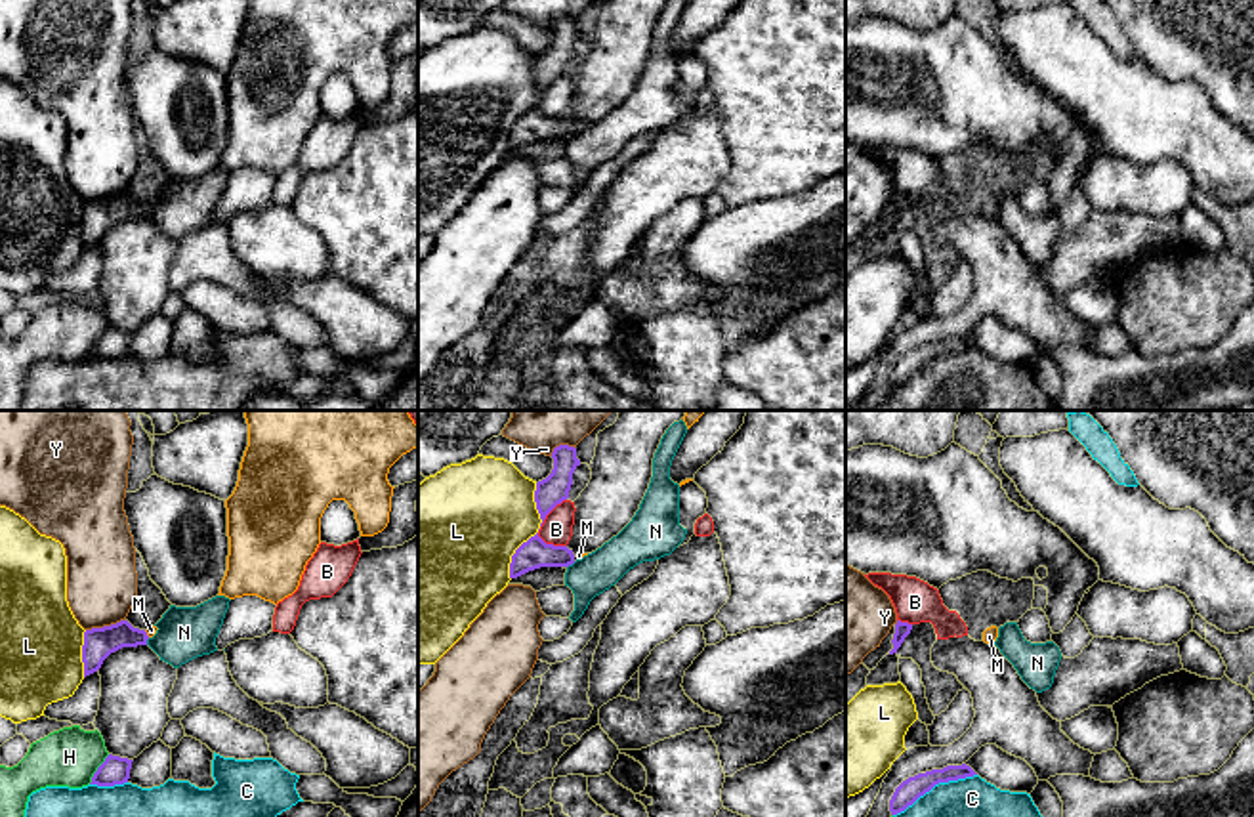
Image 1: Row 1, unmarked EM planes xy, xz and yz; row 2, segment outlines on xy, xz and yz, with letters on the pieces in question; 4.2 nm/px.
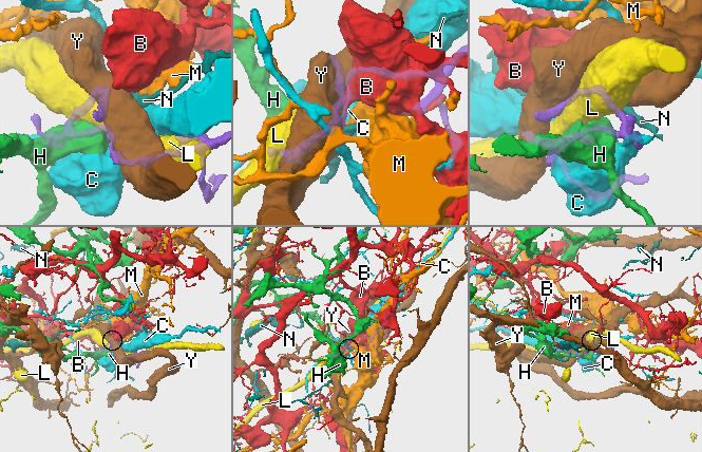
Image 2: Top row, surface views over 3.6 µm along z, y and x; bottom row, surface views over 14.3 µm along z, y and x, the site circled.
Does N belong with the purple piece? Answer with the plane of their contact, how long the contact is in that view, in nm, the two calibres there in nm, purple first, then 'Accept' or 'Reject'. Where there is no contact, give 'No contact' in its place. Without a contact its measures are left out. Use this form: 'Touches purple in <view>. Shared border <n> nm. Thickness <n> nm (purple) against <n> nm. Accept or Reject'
Touches purple in xz. Shared border 50 nm. Thickness 130 nm (purple) against 170 nm. Reject

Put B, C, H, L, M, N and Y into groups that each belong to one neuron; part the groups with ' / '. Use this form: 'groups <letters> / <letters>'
groups B / C / H / L / M / N / Y

